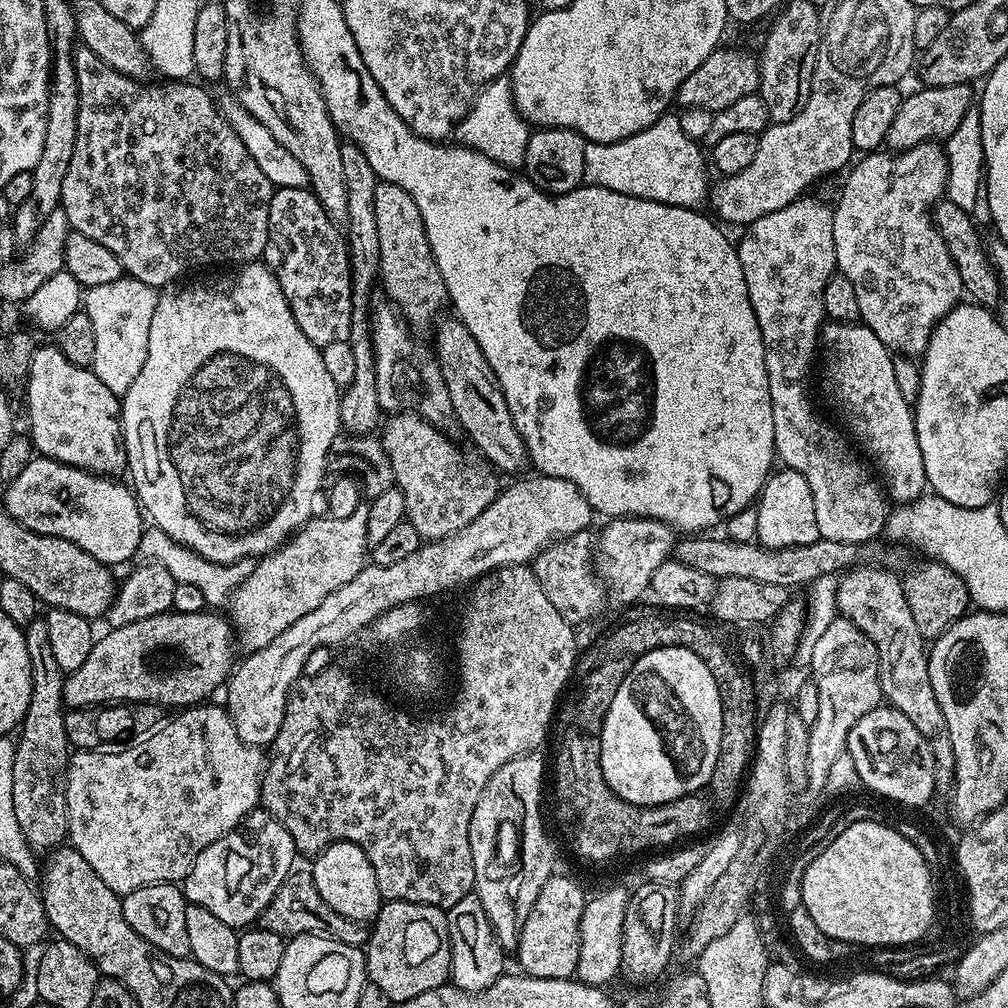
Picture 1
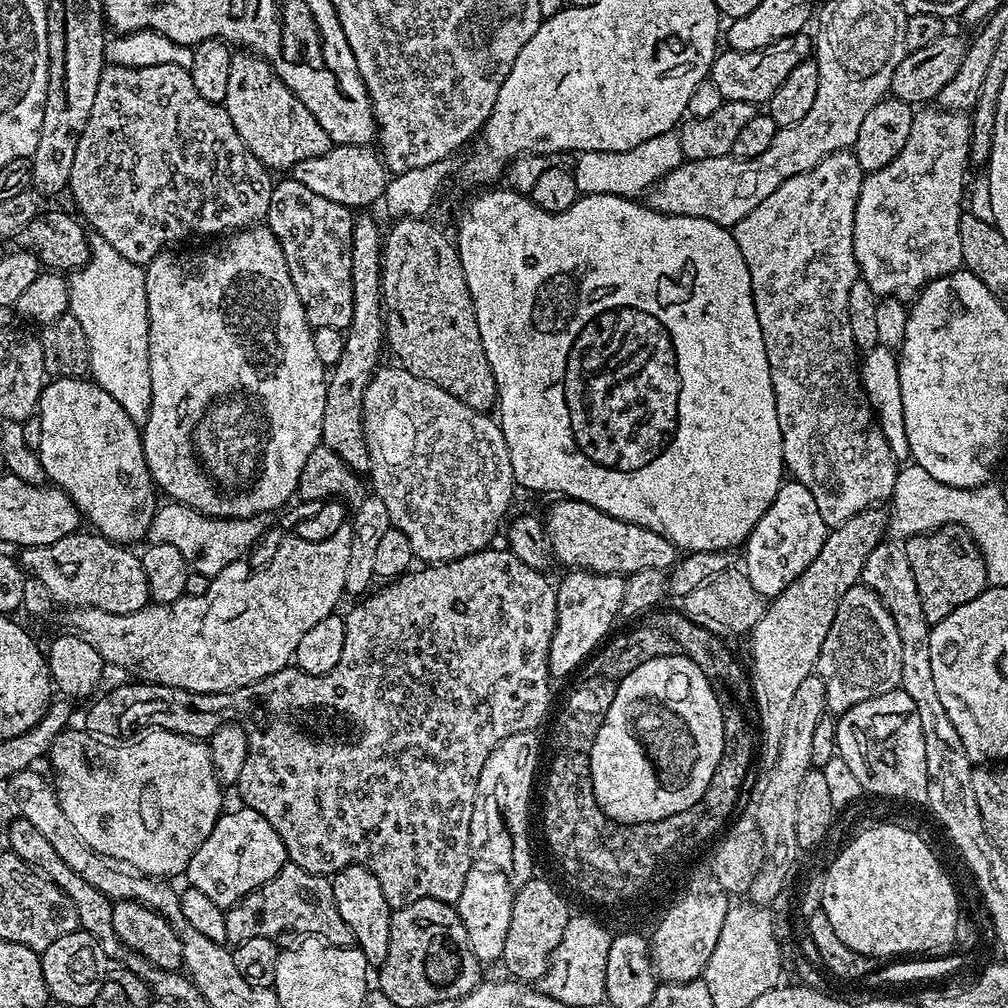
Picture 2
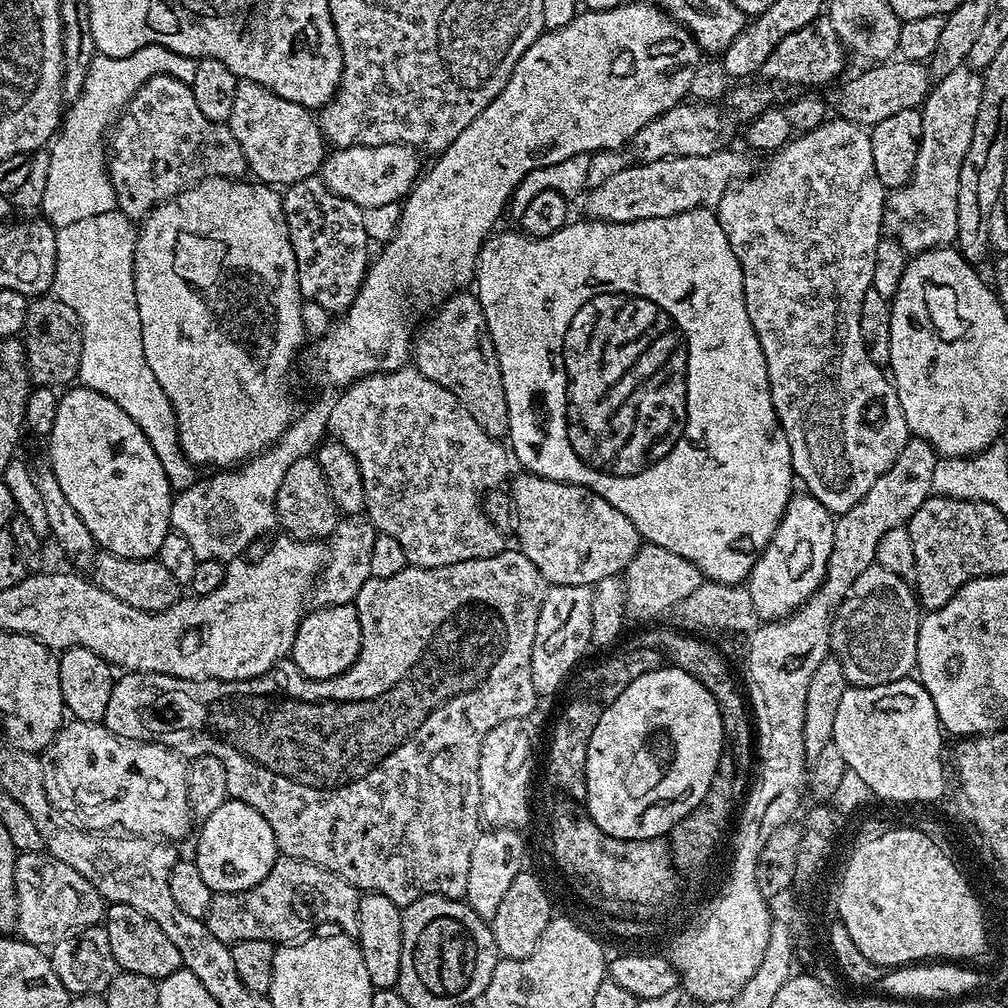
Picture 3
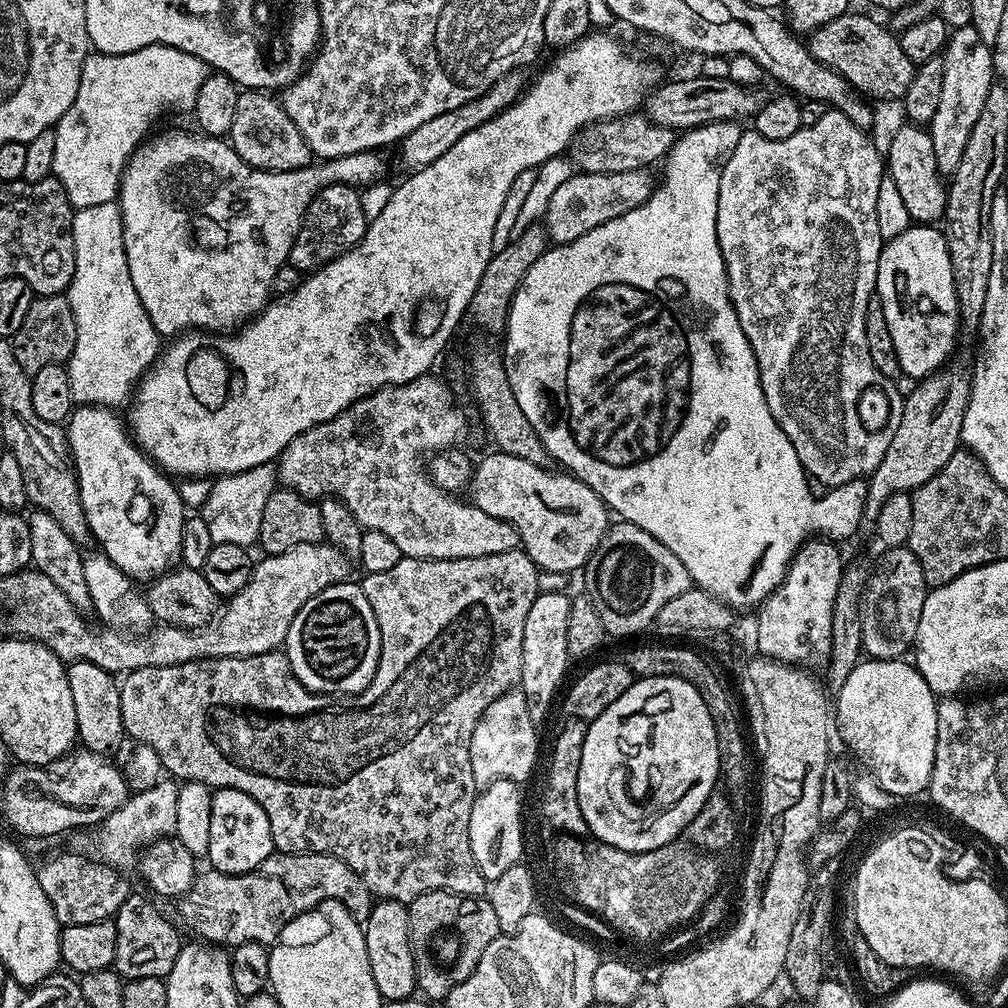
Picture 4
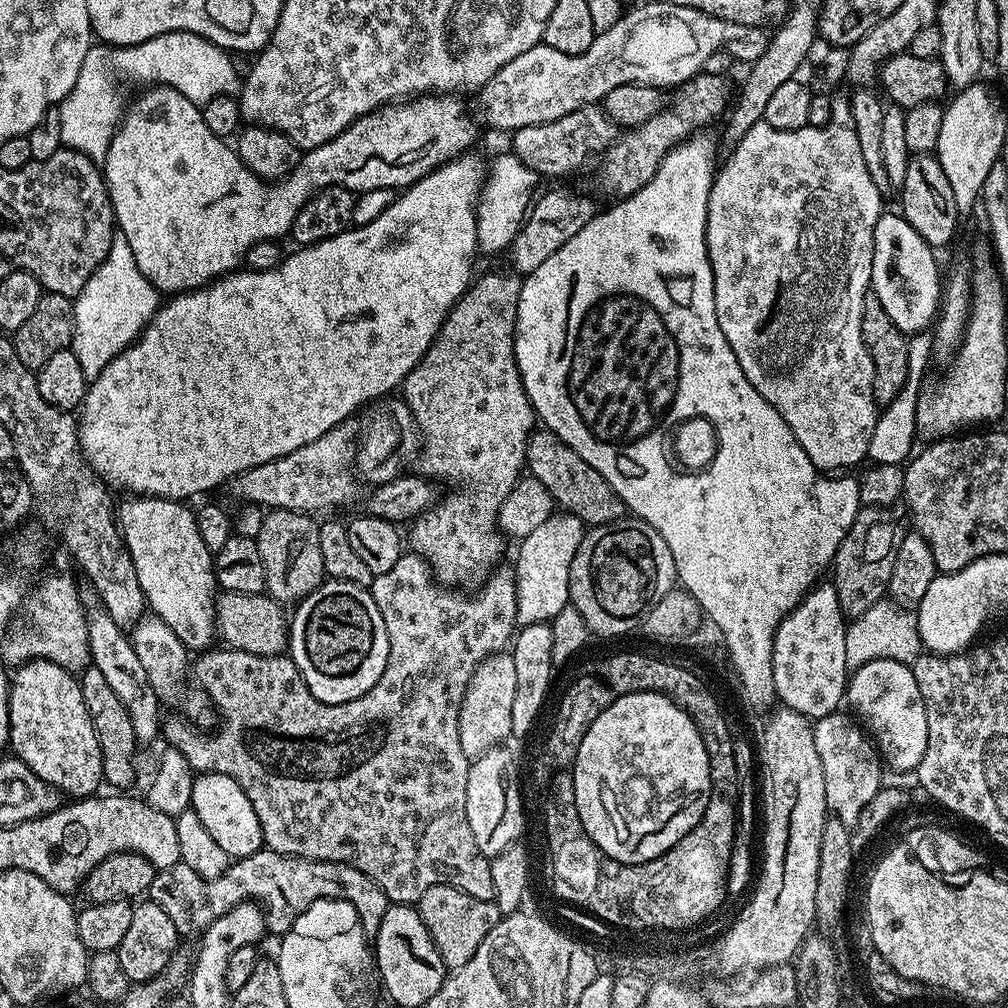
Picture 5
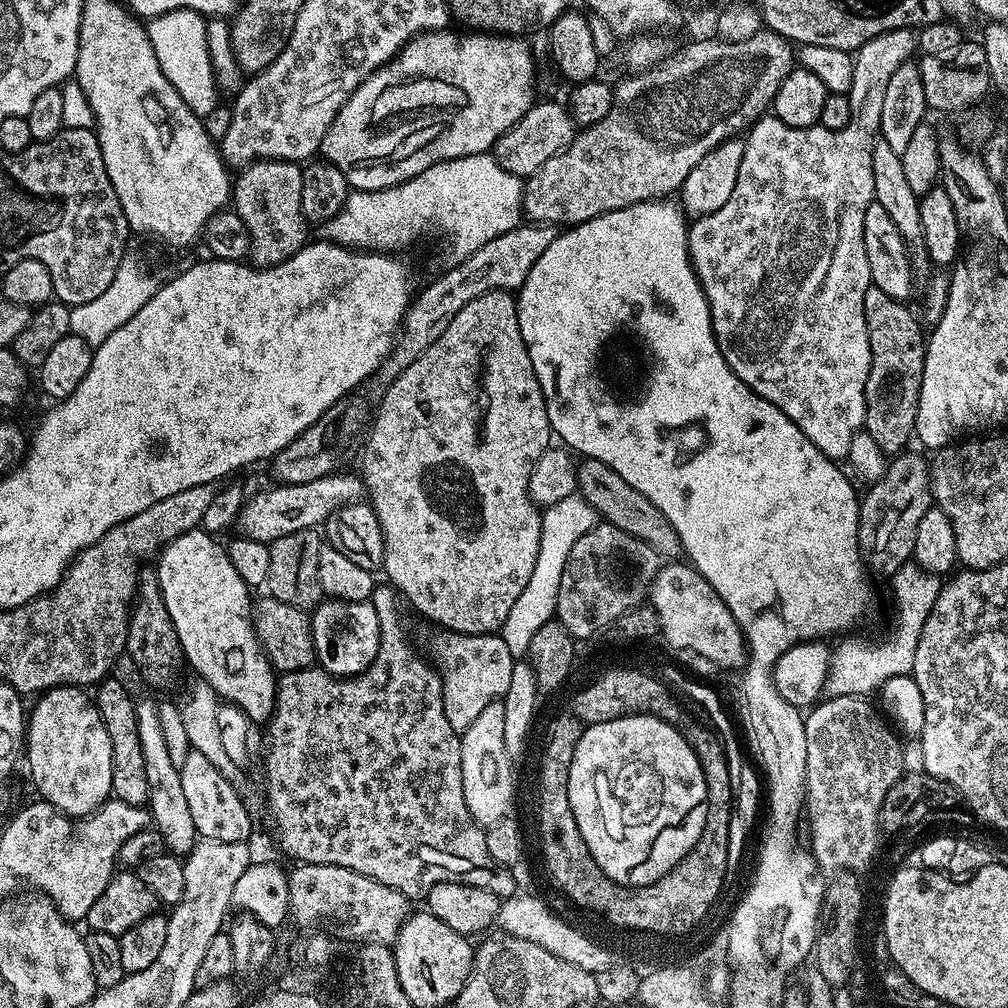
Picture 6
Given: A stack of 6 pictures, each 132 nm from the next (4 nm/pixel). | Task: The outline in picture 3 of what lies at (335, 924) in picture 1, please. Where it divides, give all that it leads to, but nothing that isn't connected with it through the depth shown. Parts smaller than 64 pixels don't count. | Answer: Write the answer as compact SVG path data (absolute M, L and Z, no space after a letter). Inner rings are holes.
M281 855L262 882L241 892L218 892L213 895L206 923L210 934L226 945L247 940L296 942L319 924L336 924L339 931L355 934L361 893L342 877L317 864Z

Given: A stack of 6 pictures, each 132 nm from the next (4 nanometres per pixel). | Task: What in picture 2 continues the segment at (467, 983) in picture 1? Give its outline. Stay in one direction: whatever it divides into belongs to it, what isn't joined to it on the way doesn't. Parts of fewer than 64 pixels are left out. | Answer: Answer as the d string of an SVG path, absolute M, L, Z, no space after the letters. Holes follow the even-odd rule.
M474 866L470 874L466 874L466 886L462 886L462 894L454 907L462 918L462 924L466 926L474 954L482 962L499 961L504 955L506 934L510 930L513 895L513 881L502 871L488 866Z

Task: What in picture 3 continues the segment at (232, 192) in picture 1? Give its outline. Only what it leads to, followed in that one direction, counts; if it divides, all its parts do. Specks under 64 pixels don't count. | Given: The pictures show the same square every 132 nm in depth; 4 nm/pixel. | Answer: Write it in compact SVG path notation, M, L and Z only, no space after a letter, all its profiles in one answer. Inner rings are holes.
M173 76L150 78L150 82L141 86L138 94L134 94L111 129L110 155L106 163L108 179L116 191L116 207L133 222L143 221L152 209L162 203L175 201L180 193L208 176L240 178L248 172L246 158L227 123L211 124L206 114L198 110L191 84Z

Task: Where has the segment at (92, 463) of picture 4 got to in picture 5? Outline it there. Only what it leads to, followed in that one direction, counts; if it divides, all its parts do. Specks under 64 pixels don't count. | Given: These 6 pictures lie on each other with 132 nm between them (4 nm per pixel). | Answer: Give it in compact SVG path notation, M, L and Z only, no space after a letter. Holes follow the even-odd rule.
M157 496L125 500L128 501L118 508L118 523L147 607L174 630L187 649L207 649L214 639L214 601L218 585L214 554L206 542L202 542L195 511L188 509L187 503Z

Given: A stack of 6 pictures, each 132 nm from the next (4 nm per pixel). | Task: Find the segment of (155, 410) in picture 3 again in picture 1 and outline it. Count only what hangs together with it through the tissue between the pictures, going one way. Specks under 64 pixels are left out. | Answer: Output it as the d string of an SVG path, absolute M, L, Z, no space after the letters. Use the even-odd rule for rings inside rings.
M125 274L119 280L94 286L82 296L82 311L94 326L94 362L92 372L118 398L130 390L130 382L138 378L138 370L148 357L150 321L154 319L157 289L146 282L138 282Z

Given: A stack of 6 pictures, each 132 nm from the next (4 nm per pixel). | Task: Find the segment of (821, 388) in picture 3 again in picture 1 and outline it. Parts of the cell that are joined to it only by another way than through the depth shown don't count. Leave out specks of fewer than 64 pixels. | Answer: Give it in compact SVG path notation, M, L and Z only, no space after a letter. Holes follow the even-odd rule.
M805 194L790 206L774 210L774 214L766 214L747 225L743 229L744 237L736 244L736 253L742 262L750 306L754 306L754 318L758 318L758 330L762 330L766 382L770 382L770 410L774 414L776 456L784 459L783 467L793 468L806 478L810 494L814 494L814 518L818 518L820 539L843 544L867 544L883 533L884 523L888 521L890 504L882 491L881 481L873 473L873 477L868 473L869 465L864 465L852 453L853 445L846 439L845 433L839 427L836 429L834 425L827 424L816 413L808 397L808 371L812 368L812 359L815 356L817 359L818 341L826 323L824 291L830 278L838 272L832 210L833 205L829 201L827 204L824 200L815 200L812 194Z

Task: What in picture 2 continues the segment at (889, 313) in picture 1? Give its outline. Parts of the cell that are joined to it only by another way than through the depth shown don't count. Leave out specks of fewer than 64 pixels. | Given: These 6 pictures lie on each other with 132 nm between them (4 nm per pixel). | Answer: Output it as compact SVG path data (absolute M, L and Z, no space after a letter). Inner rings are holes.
M928 106L917 111L912 118L910 126L910 138L906 138L906 146L882 170L869 172L862 182L862 190L858 194L858 206L854 212L854 258L860 267L859 279L865 280L870 286L870 290L878 298L892 296L896 300L911 302L919 296L931 280L937 280L940 276L945 276L957 271L963 265L962 258L962 238L960 237L960 214L966 208L966 188L964 192L964 171L970 168L968 158L968 147L970 146L970 134L972 133L972 121L963 112L949 112L947 108L939 106Z

